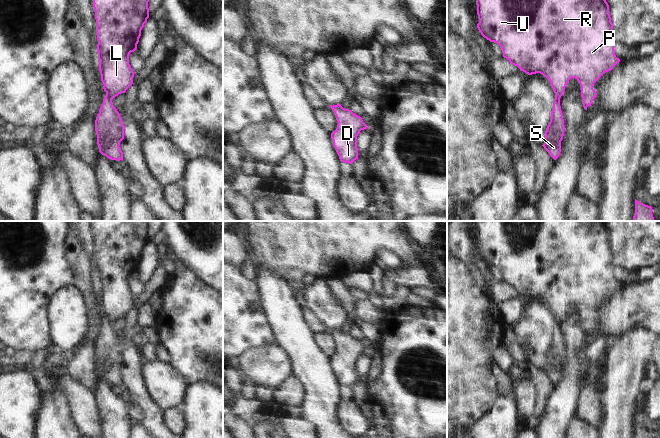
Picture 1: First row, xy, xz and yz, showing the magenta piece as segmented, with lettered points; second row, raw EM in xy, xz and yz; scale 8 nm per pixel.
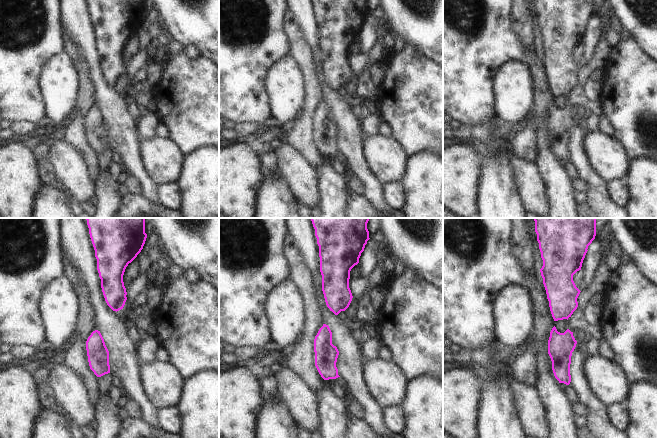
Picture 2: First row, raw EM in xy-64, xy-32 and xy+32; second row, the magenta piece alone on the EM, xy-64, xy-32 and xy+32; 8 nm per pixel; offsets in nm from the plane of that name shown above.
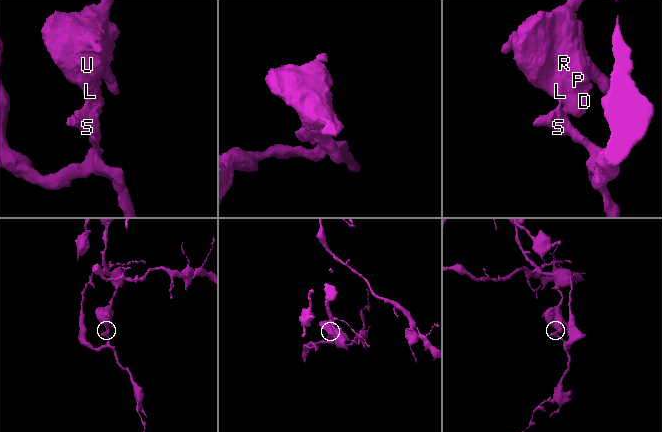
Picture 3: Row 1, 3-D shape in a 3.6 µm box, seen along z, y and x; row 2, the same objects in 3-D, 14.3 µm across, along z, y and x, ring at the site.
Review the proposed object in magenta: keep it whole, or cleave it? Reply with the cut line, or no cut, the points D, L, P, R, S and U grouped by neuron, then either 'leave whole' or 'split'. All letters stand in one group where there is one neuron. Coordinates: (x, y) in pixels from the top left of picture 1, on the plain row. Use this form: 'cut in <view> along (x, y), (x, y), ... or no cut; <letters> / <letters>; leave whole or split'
cut in xy along (106, 317), (112, 322); D L P R U / S; split

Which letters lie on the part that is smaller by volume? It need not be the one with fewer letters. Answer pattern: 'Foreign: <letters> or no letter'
Foreign: S

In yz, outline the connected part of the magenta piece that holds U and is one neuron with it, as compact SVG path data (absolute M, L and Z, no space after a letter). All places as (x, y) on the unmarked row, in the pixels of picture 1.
M471 221L476 223L481 259L490 266L497 267L512 289L528 299L540 297L546 301L555 320L559 323L571 302L575 302L581 311L583 331L592 328L596 321L594 307L605 297L611 295L620 286L614 275L614 255L609 229L605 221Z

